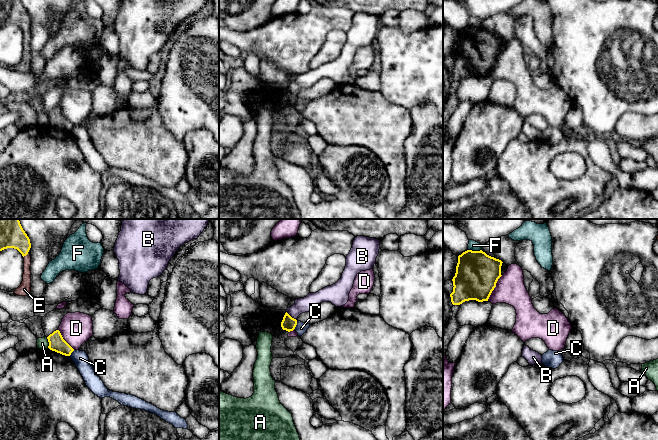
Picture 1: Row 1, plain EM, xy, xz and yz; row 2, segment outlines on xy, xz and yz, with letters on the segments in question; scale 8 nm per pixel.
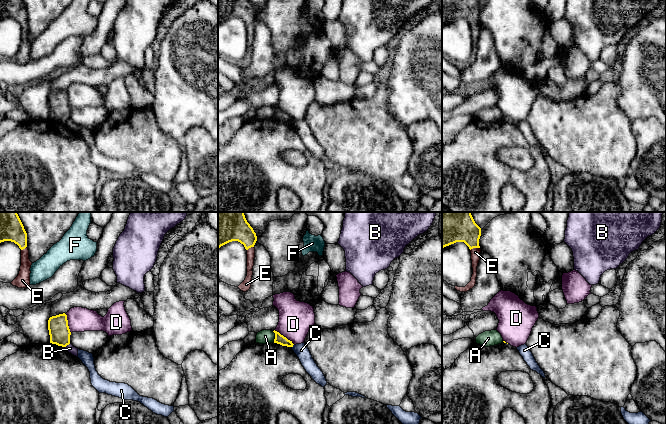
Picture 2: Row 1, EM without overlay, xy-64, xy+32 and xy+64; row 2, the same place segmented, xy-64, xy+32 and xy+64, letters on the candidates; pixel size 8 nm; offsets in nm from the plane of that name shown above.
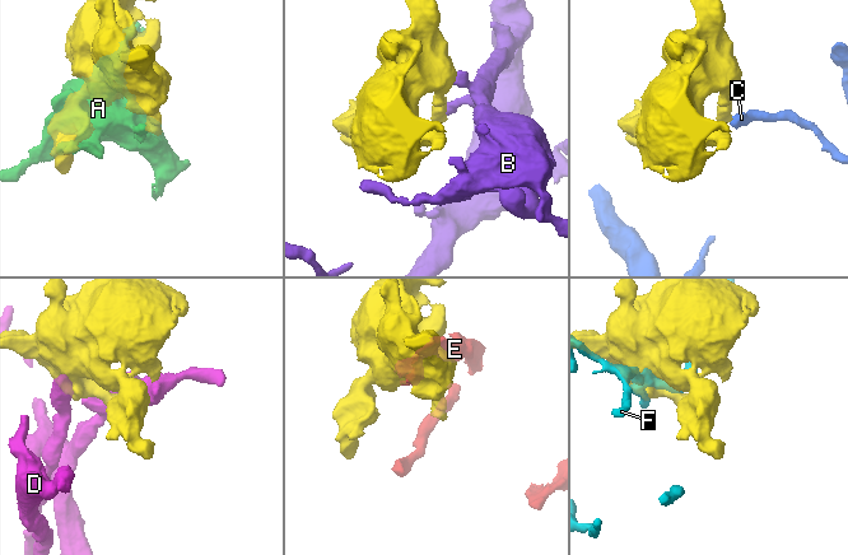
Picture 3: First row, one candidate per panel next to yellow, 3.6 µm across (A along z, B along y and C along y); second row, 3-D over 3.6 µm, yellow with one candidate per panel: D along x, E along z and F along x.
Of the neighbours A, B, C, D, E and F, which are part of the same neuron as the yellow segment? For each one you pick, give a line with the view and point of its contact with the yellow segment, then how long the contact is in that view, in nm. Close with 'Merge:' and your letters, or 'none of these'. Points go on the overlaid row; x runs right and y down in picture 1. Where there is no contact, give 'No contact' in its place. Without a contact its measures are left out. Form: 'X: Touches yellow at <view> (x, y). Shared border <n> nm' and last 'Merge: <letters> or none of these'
E: Touches yellow at xy (26, 254). Shared border 70 nm
Merge: E

